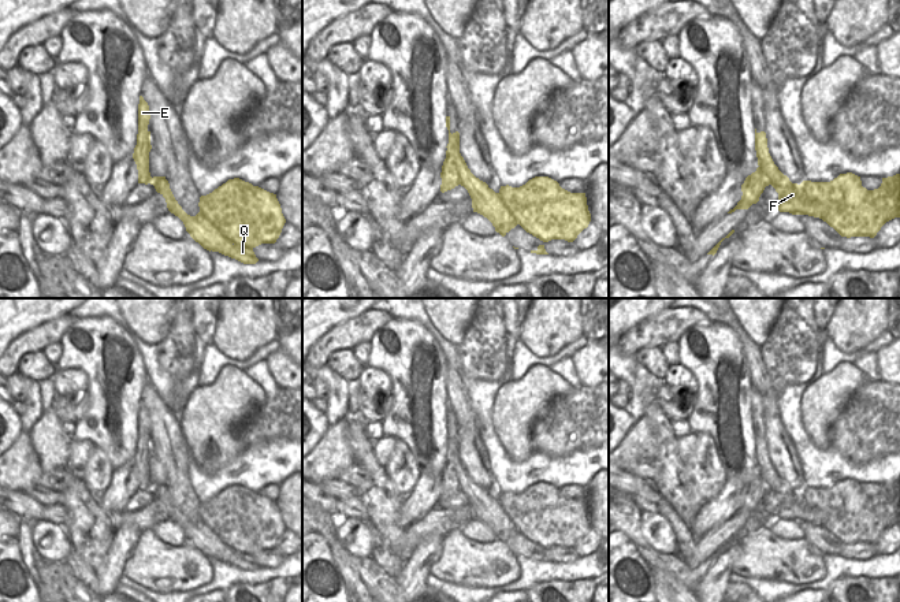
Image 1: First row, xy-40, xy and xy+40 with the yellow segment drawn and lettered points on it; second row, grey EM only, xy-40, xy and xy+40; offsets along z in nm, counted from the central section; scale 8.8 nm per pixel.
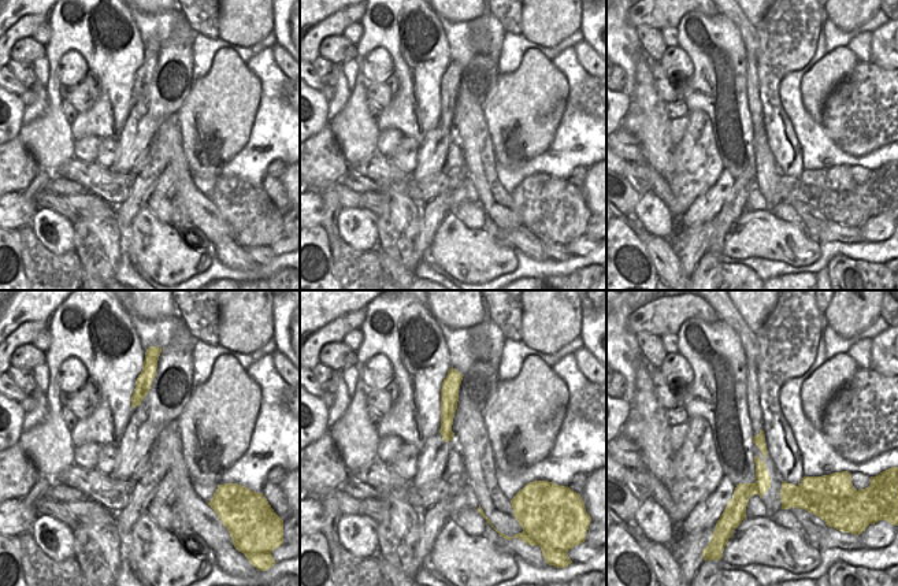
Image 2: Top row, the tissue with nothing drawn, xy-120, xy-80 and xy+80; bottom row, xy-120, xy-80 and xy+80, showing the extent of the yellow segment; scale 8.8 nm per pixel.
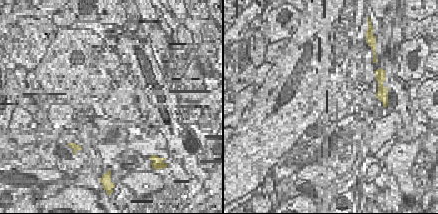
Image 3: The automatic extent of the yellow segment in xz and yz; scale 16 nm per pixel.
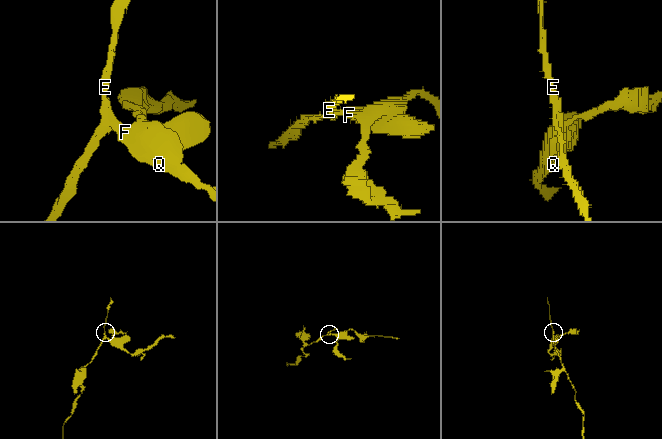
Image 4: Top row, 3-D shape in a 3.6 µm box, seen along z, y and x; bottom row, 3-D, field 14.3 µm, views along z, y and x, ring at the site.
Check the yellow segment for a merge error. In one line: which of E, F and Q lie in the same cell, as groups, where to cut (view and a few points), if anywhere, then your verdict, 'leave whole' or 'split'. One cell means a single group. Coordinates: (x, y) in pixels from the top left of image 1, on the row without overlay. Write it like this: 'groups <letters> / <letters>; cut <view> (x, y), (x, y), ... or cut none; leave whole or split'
groups E / F Q; cut xy (447, 456), (454, 467), (460, 490); split

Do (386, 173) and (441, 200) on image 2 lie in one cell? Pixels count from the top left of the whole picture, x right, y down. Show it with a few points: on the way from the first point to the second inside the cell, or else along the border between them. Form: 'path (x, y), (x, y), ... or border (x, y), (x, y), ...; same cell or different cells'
border (446, 174), (446, 186), (422, 207); different cells

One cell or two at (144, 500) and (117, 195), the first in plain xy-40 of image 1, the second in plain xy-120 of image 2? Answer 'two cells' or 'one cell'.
one cell

